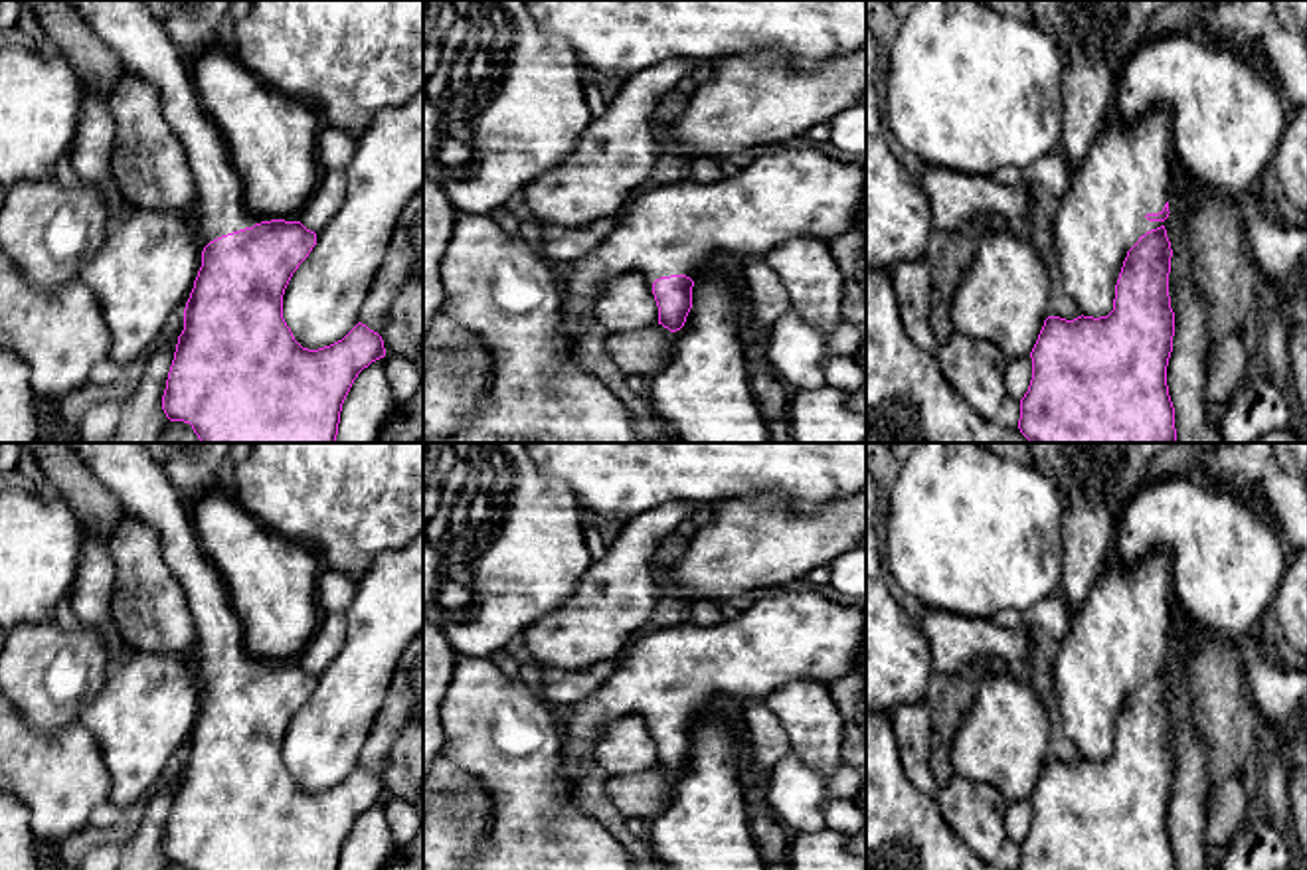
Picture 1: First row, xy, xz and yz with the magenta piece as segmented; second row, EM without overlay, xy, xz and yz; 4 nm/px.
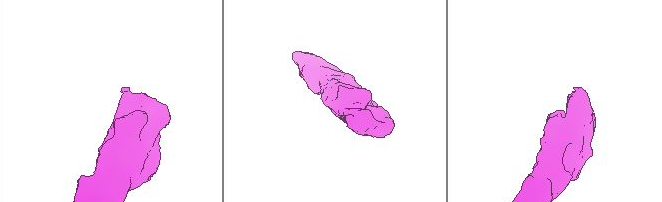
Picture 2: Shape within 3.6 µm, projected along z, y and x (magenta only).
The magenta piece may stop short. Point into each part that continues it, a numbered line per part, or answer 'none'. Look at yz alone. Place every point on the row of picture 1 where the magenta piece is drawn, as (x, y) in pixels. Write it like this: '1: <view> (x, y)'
1: yz (1126, 176)

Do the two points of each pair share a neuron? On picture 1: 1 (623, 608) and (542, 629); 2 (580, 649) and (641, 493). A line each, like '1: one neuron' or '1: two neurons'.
1: one neuron
2: two neurons

